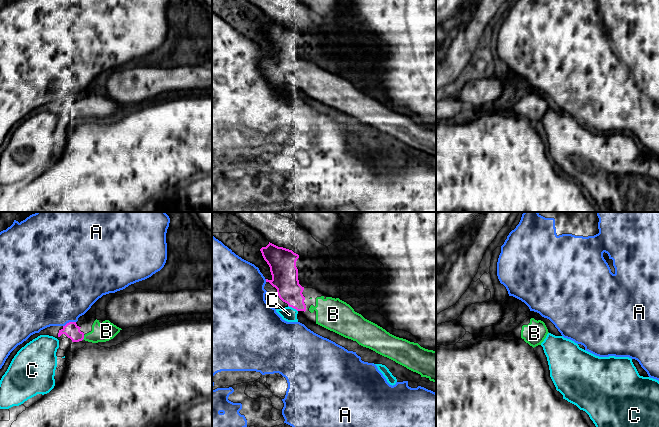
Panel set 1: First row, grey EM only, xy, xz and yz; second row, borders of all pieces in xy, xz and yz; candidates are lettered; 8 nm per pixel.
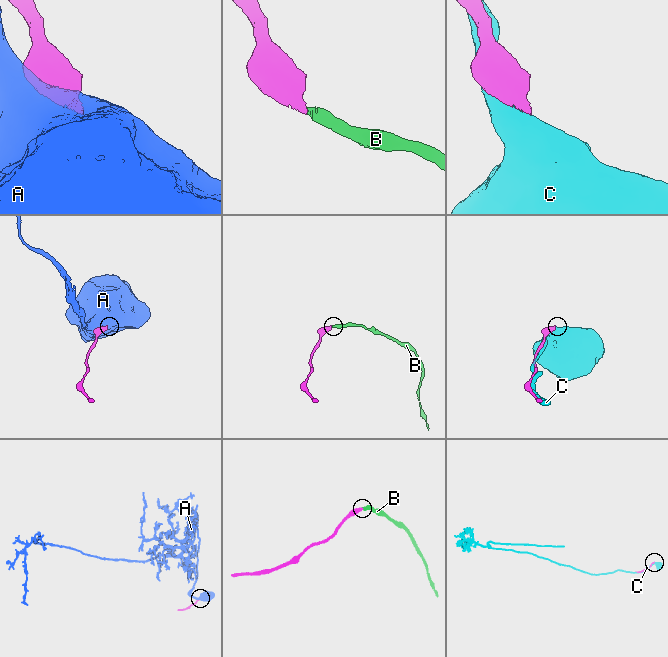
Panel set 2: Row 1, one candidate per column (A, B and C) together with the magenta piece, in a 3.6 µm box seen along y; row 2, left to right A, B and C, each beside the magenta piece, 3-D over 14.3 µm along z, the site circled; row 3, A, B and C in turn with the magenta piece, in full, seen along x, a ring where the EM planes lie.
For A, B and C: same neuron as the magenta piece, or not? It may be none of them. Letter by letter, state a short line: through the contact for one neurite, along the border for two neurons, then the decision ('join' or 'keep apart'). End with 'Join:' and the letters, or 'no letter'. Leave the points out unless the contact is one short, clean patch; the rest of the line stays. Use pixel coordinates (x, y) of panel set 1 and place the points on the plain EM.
A: keep apart
B: join
C: keep apart
Join: B

